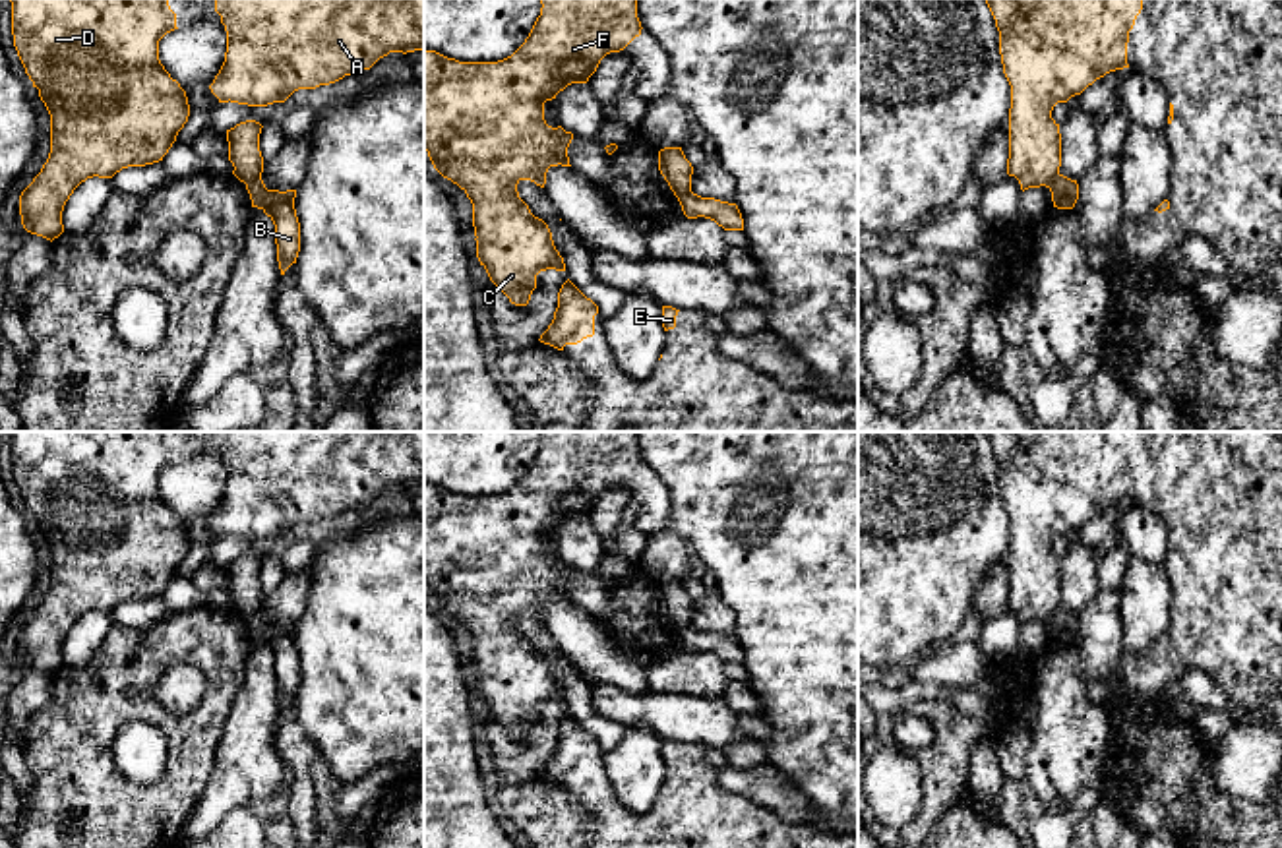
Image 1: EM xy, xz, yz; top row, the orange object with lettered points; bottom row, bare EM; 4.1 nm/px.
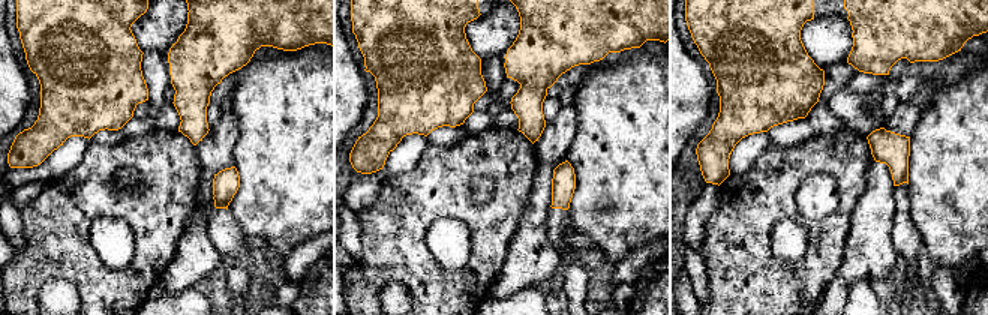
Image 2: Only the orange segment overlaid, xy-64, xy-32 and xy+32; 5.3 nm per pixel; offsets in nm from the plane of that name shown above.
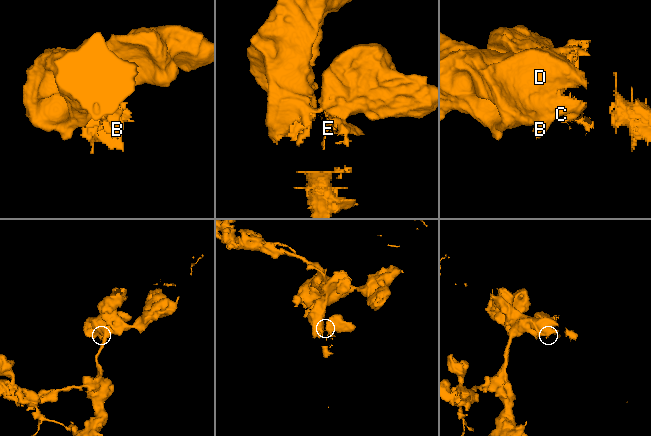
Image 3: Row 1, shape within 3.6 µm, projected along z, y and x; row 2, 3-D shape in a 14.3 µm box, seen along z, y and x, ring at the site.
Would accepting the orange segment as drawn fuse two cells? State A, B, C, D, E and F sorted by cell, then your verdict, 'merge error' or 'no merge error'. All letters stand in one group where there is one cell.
A C D E F / B | merge error

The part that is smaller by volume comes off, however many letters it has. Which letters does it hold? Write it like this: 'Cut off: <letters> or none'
Cut off: B

